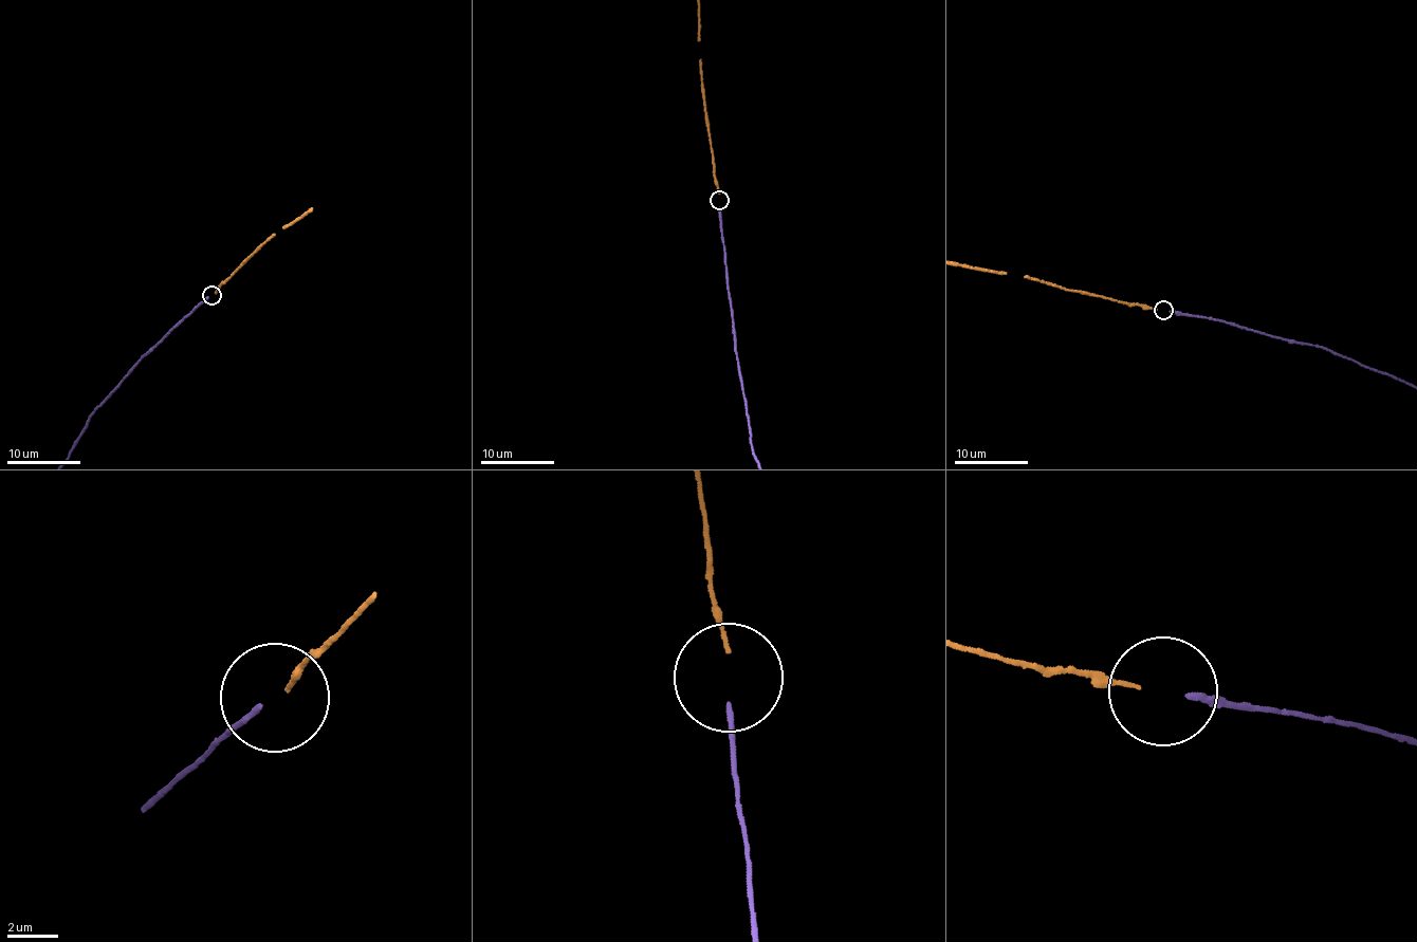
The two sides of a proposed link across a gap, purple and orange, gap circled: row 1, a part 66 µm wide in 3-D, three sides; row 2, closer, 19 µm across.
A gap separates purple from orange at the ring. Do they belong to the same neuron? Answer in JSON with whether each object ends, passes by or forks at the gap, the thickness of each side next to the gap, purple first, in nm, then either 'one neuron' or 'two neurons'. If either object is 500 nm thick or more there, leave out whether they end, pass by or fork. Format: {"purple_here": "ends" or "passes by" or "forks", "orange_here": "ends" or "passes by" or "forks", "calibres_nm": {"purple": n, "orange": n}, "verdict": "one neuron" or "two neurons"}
{"purple_here": "ends", "orange_here": "ends", "calibres_nm": {"purple": 220, "orange": 160}, "verdict": "one neuron"}

